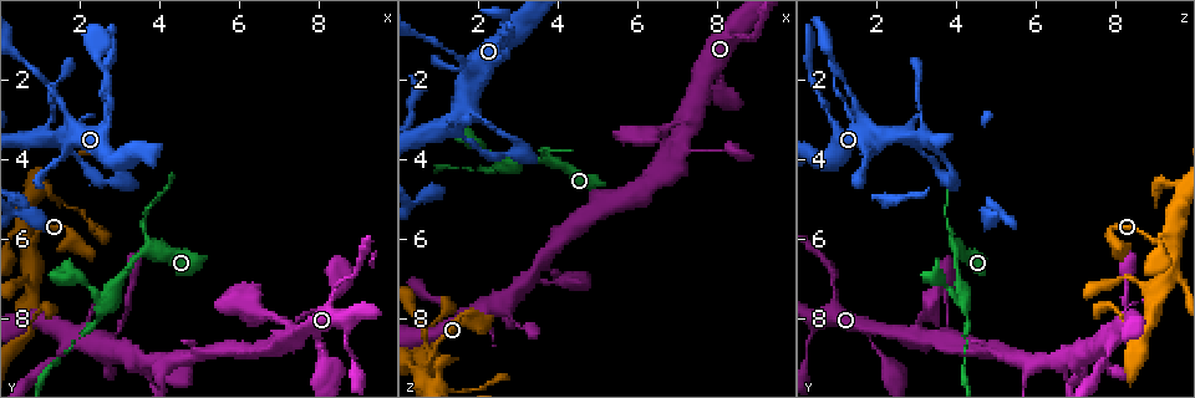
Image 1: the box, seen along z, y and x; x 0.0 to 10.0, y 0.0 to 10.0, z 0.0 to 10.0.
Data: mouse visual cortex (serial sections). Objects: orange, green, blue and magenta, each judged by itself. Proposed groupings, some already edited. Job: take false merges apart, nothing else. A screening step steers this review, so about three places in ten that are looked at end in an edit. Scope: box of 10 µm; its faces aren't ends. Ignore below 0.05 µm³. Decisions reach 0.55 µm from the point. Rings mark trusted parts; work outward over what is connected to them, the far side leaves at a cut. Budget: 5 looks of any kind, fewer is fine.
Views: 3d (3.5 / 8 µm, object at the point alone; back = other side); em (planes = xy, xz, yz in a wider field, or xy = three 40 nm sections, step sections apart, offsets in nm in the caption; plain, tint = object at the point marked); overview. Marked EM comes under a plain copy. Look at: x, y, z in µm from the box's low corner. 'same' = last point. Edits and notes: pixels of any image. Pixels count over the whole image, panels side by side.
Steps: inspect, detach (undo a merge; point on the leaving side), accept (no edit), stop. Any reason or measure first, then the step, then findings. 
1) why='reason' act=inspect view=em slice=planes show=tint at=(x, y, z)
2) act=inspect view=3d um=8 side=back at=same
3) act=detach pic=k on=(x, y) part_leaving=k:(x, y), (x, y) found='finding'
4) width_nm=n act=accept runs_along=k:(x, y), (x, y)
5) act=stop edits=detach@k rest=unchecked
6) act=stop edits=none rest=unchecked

why='narrows sharply' act=inspect view=em slice=xy step=1 show=tint at=(0.80, 6.10, 9.20)

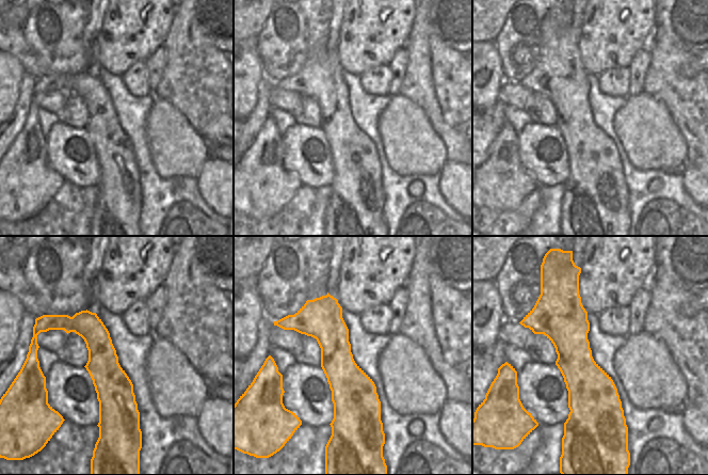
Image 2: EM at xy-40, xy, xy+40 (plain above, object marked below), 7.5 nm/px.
why='wider look' act=inspect view=3d um=3.5 at=same

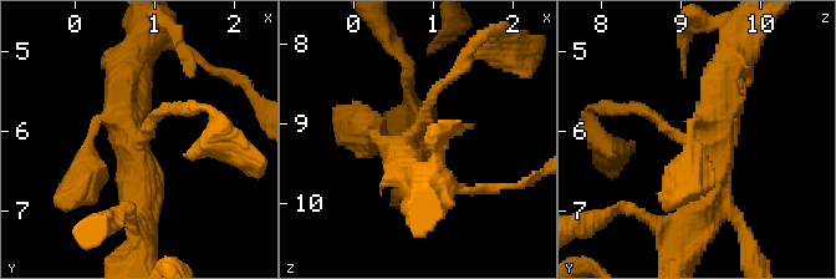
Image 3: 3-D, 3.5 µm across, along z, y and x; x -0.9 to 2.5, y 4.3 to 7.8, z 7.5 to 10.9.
act=accept runs_along=2:(575, 287), (574, 357), (598, 426) found='one cell here'

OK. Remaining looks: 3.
act=inspect view=3d um=3.5 at=(1.60, 2.75, 1.55)

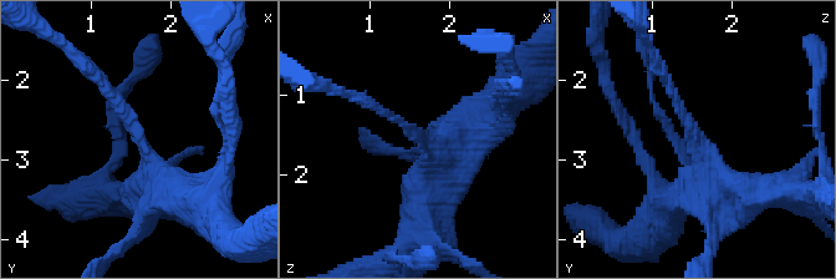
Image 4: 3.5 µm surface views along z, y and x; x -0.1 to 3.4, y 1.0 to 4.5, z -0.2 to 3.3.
arm_widths_nm=150,500 why='shape alone is not enough' act=inspect view=em slice=xy step=2 show=tint at=(1.60, 2.80, 1.55)

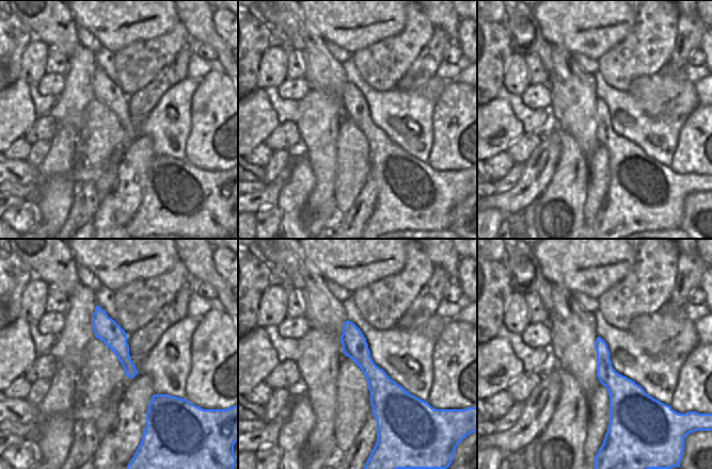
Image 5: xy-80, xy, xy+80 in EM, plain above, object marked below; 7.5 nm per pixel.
act=inspect view=em slice=xy step=3 show=tint at=same

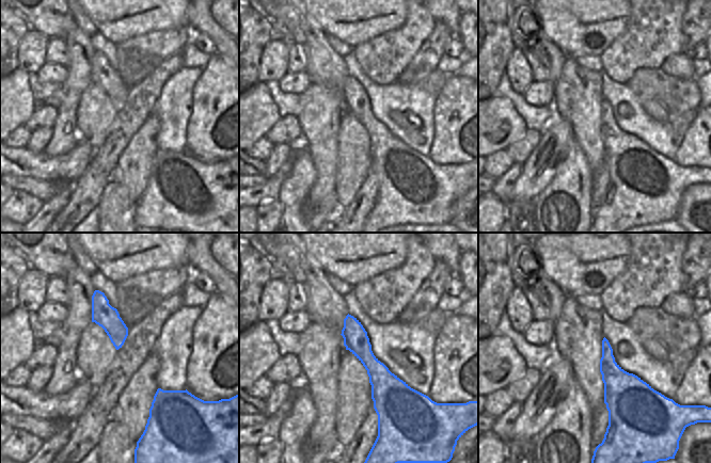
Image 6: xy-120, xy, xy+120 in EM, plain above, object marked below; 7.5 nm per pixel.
act=accept runs_along=4:(182, 193), (167, 189), (93, 75) found='continuous, no second cell'

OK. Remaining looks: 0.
act=stop edits=none rest=unchecked

